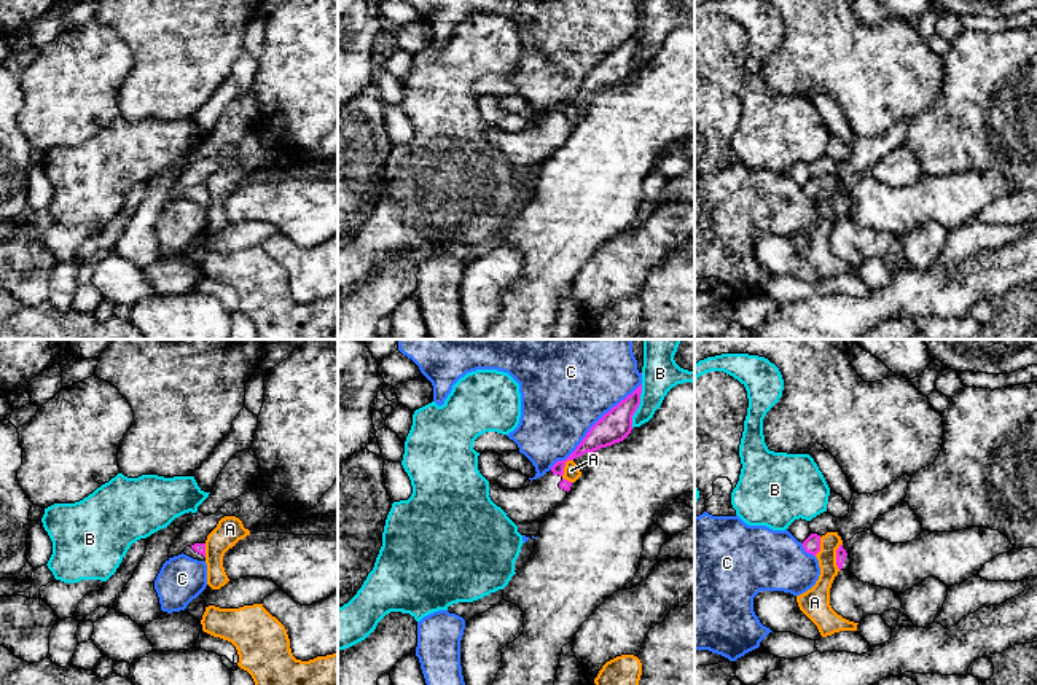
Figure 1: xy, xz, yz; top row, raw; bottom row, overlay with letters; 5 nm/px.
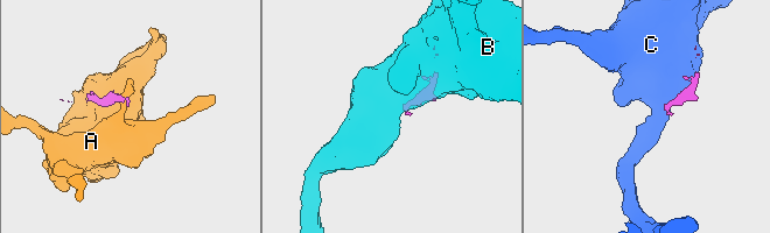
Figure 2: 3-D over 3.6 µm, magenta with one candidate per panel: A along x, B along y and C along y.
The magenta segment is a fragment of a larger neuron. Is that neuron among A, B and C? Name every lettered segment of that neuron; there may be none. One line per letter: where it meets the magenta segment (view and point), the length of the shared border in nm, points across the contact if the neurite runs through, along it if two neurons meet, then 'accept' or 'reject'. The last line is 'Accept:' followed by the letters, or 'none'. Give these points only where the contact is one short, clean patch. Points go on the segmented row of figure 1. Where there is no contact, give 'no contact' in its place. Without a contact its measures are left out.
A: meets magenta in xz at (563, 472); contact 130 nm long; border along xz (567, 459), (563, 477), (571, 483); reject
B: meets magenta in xz at (637, 407); contact 240 nm long; border along xz (642, 384), (639, 407), (633, 416), (631, 427); reject
C: meets magenta in xz at (593, 426); contact 650 nm long; reject
Accept: none

